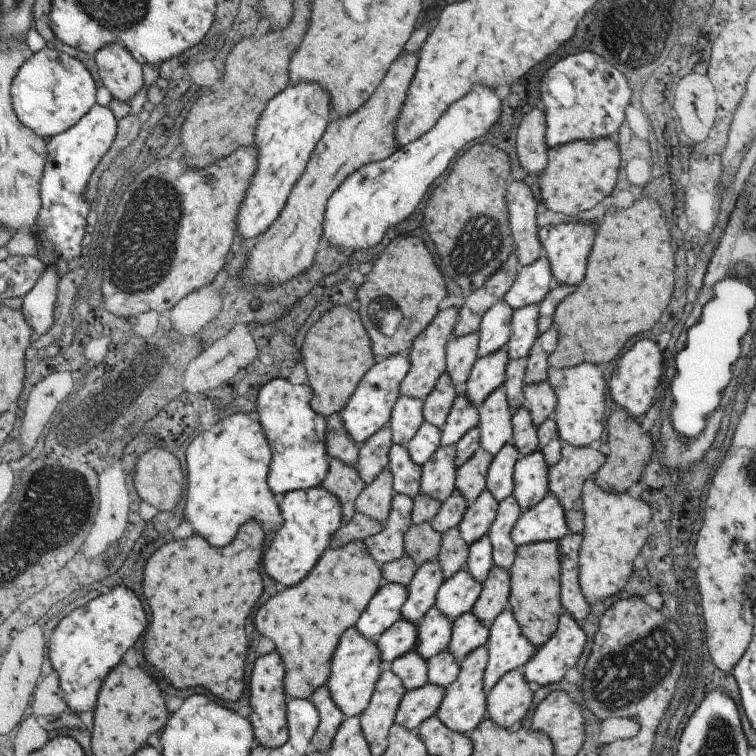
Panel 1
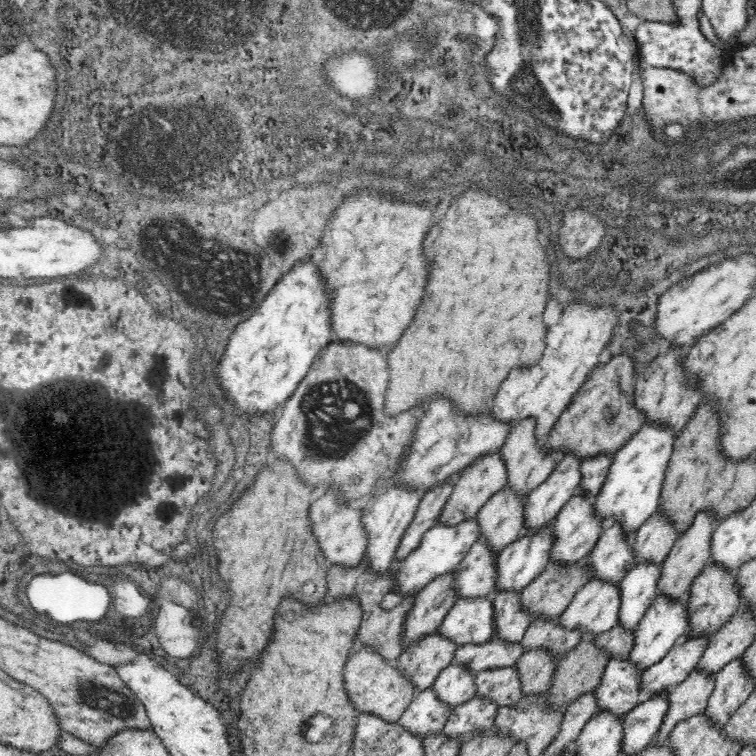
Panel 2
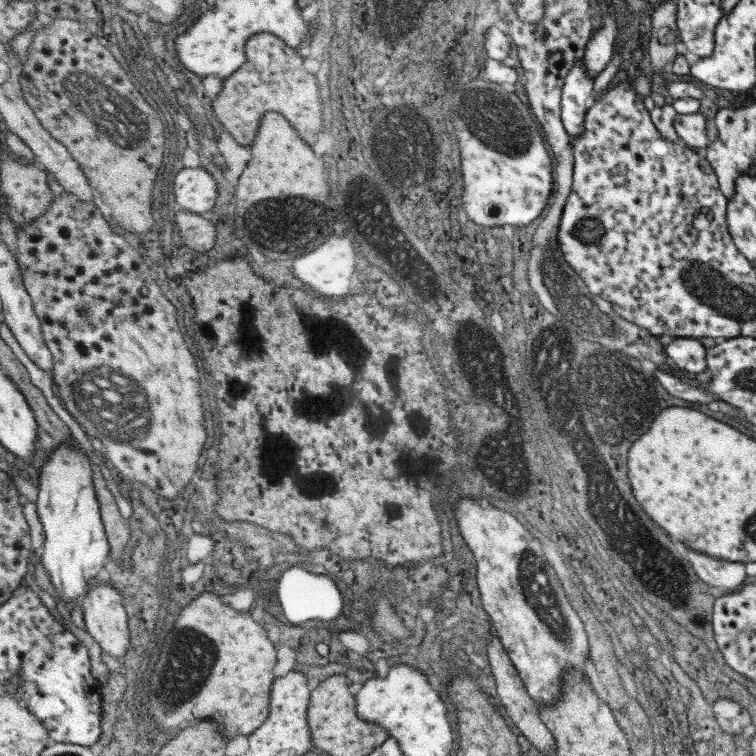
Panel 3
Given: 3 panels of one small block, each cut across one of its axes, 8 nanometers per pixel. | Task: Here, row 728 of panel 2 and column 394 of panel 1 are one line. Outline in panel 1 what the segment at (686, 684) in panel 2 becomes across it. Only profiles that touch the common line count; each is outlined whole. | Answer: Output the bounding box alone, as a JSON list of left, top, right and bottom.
[389,650,427,692]

